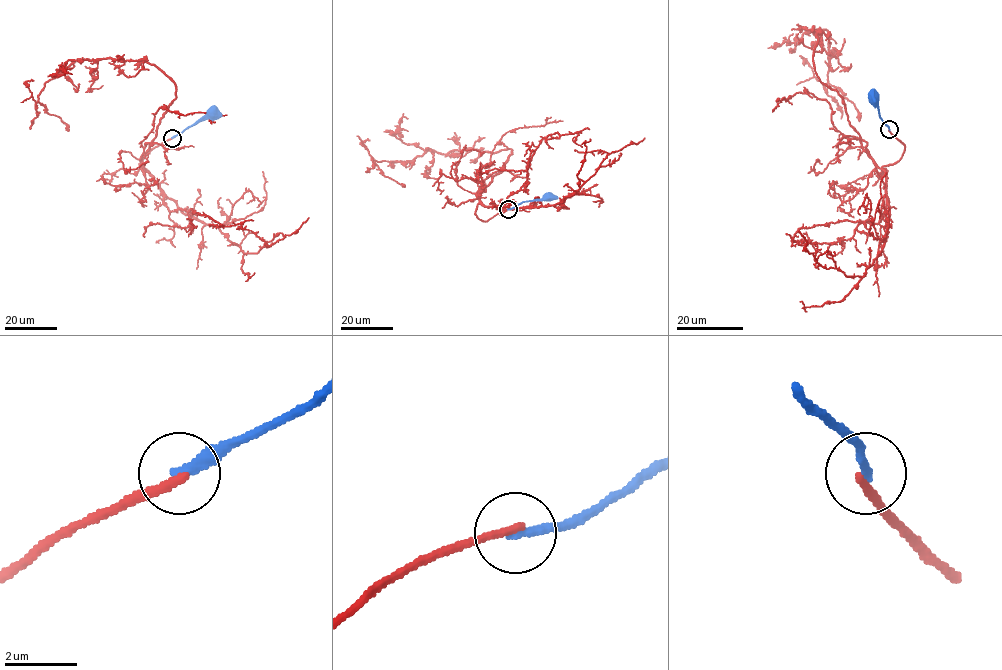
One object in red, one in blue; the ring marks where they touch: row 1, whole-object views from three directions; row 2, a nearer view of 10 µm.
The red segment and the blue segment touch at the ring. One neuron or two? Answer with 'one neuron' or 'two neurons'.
two neurons

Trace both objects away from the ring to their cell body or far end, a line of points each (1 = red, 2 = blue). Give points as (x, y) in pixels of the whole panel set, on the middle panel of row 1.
1: (508, 208), (487, 221), (475, 213), (477, 194), (510, 149), (375, 160), (405, 186)
2: (508, 209), (524, 201), (548, 197)

